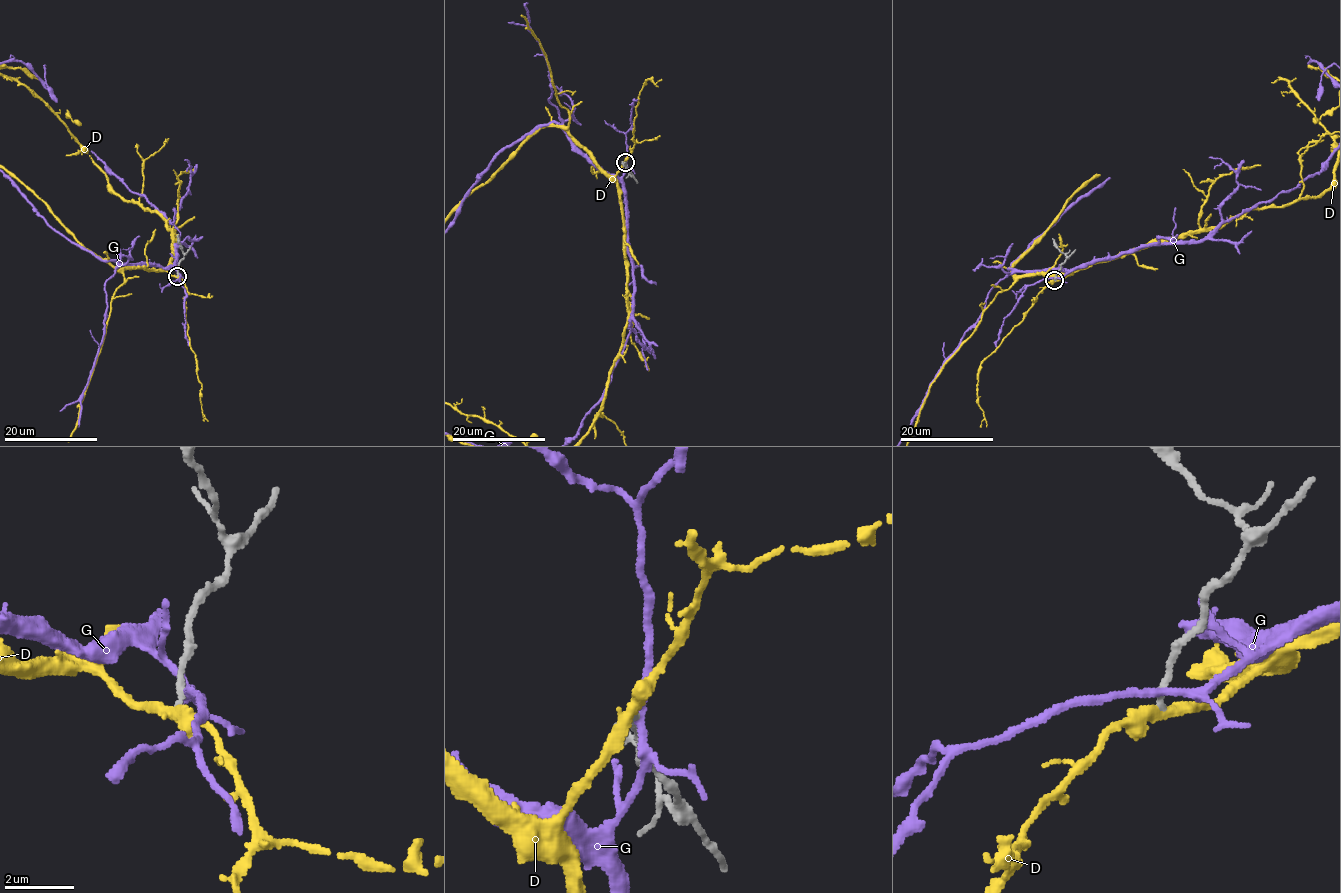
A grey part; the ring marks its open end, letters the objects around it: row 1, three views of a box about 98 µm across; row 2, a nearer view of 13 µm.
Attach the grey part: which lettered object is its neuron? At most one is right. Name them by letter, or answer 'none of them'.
D

